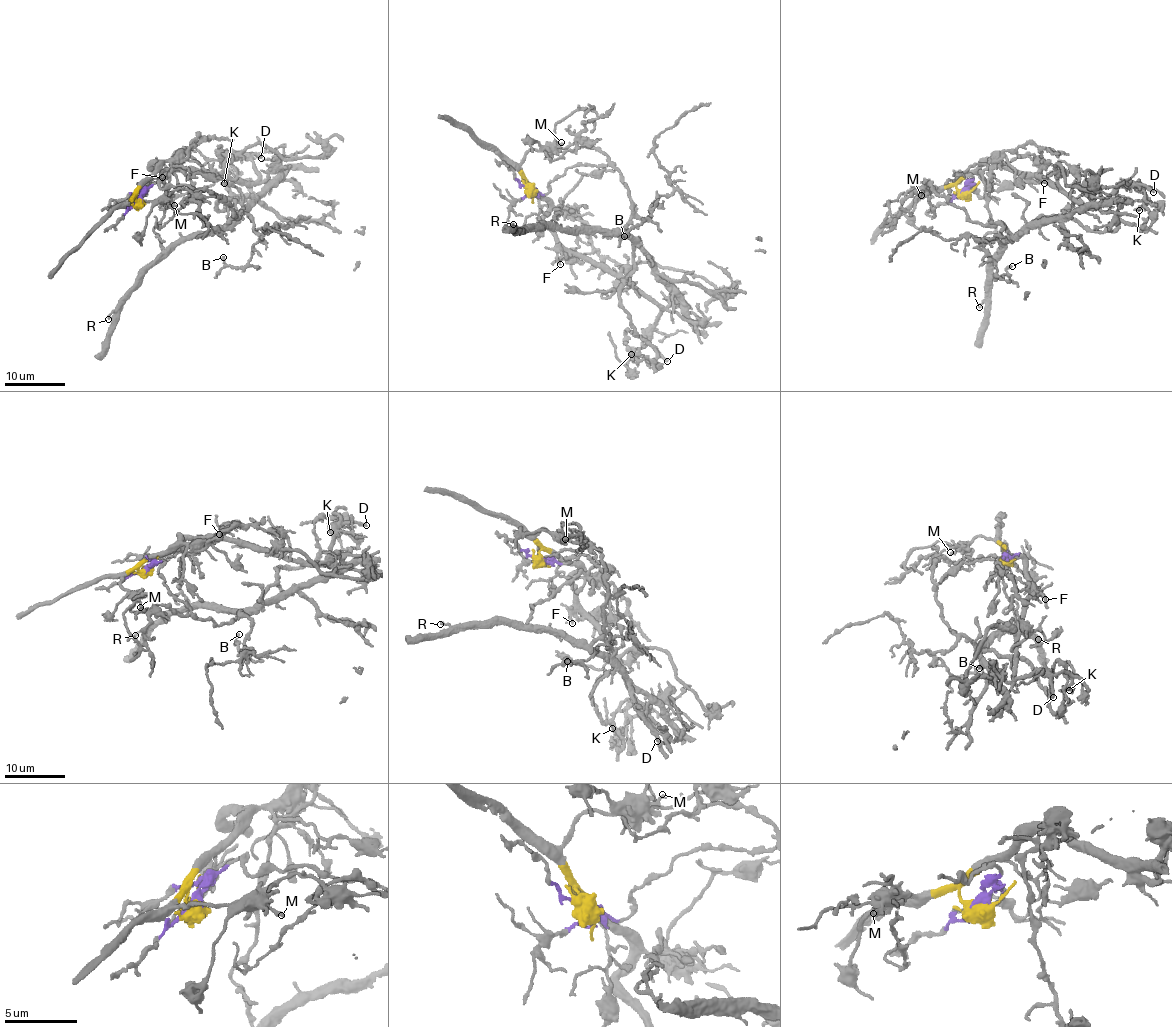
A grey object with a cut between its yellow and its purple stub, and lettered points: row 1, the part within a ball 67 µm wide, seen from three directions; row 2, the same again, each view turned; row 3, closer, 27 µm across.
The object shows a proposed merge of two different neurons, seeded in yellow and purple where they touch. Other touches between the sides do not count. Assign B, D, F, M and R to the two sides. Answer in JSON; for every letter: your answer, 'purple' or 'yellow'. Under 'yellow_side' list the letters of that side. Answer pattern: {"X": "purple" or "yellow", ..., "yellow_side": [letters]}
{"B": "purple", "D": "yellow", "F": "yellow", "M": "yellow", "R": "purple", "yellow_side": ["D", "F", "M"]}

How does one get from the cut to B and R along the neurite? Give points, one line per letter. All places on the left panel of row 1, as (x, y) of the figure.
B: (138, 201), (159, 181), (213, 191), (252, 221), (260, 240), (243, 266), (223, 256)
R: (138, 201), (159, 181), (161, 188), (180, 185), (213, 191), (237, 217), (172, 242), (108, 319)

